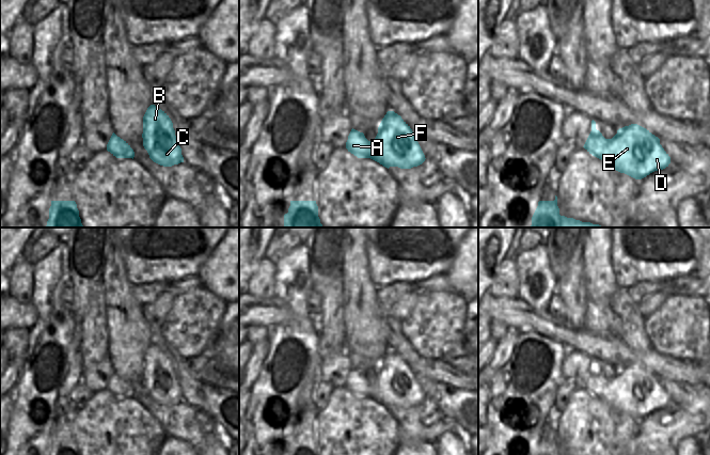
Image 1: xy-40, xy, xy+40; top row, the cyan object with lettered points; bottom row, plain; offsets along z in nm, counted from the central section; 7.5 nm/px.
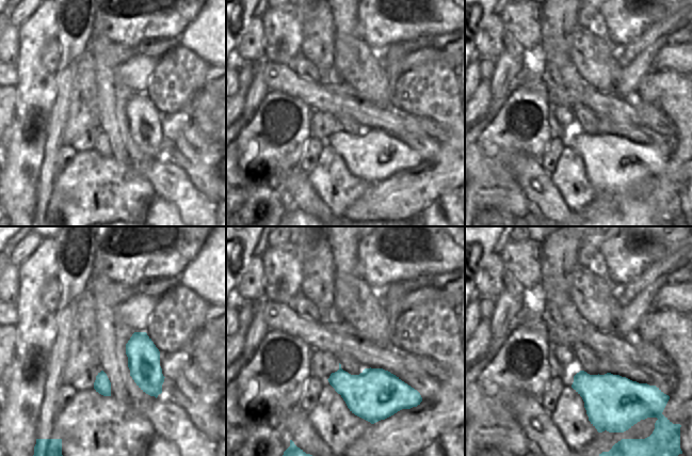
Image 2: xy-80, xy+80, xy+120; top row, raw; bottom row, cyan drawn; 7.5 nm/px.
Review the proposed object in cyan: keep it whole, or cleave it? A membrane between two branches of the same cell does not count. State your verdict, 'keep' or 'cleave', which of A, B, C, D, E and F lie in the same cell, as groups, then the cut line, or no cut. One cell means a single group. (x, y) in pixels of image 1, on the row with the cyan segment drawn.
keep | A B C D E F | no cut

